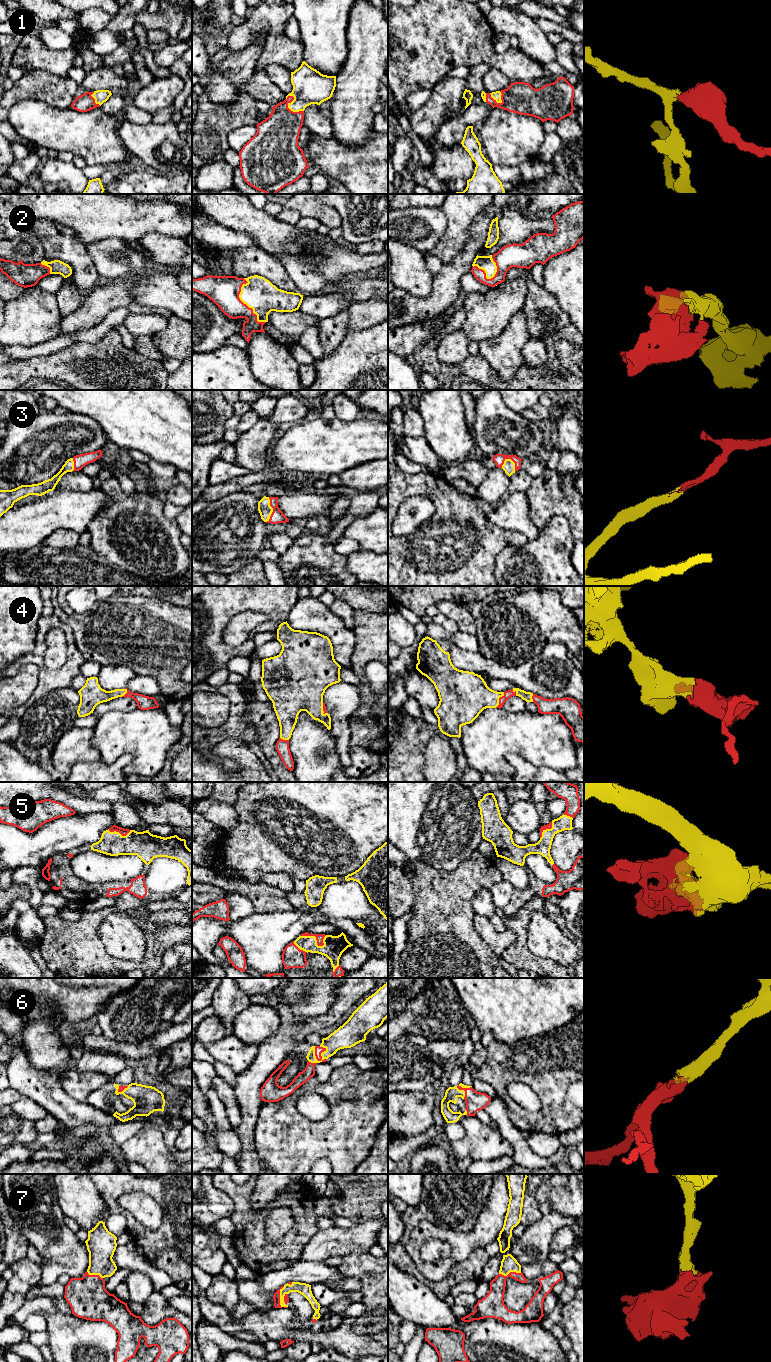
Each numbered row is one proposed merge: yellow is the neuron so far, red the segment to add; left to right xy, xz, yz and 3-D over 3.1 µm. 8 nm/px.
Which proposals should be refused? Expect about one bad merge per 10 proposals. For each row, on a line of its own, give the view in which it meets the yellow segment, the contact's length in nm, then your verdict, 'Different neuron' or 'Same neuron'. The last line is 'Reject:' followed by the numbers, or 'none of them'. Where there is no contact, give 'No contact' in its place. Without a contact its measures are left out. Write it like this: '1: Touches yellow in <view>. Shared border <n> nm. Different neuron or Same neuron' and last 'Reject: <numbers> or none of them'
1: Touches yellow in xz. Shared border 180 nm. Same neuron
2: Touches yellow in xz. Shared border 400 nm. Same neuron
3: Touches yellow in yz. Shared border 140 nm. Same neuron
4: Touches yellow in yz. Shared border 140 nm. Same neuron
5: Touches yellow in xz. Shared border 200 nm. Same neuron
6: Touches yellow in xz. Shared border 140 nm. Same neuron
7: Touches yellow in xz. Shared border 180 nm. Same neuron
Reject: none of them

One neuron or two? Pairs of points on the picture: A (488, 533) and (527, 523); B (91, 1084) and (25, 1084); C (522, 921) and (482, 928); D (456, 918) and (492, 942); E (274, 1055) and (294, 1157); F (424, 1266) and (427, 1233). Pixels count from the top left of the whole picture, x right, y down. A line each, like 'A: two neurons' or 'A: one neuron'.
A: two neurons
B: two neurons
C: two neurons
D: two neurons
E: two neurons
F: one neuron

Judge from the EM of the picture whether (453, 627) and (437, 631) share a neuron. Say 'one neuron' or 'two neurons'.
two neurons

